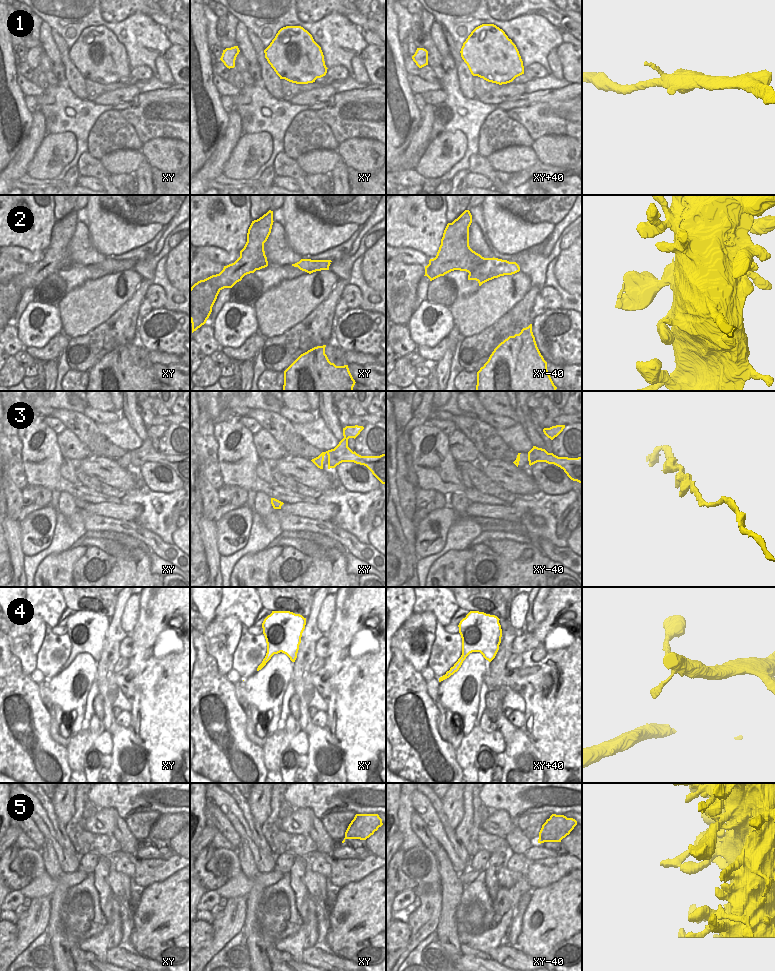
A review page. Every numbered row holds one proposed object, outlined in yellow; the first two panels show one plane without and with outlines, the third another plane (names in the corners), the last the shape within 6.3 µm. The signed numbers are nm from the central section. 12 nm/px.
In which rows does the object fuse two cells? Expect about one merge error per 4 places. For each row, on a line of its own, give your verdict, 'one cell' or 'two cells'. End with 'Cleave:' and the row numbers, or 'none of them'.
1: one cell
2: one cell
3: one cell
4: one cell
5: one cell
Cleave: none of them

